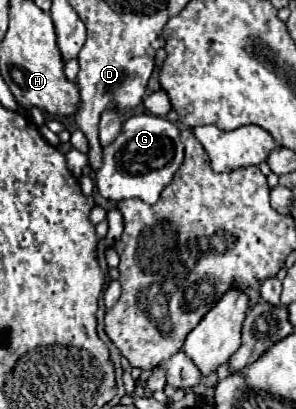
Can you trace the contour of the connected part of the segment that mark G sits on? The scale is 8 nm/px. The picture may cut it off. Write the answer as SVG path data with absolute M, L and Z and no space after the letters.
M134 115L130 117L122 133L114 143L102 151L102 167L96 171L96 187L104 199L142 199L144 203L156 203L162 189L170 183L170 177L178 171L184 159L184 145L180 141L180 129L176 123L158 115Z

